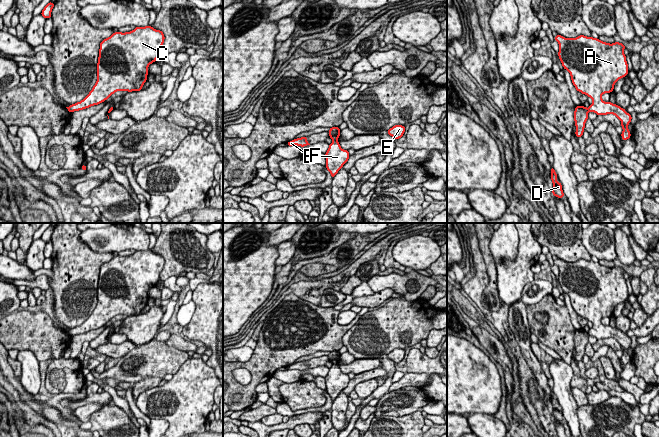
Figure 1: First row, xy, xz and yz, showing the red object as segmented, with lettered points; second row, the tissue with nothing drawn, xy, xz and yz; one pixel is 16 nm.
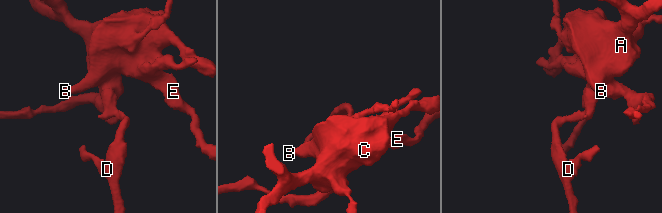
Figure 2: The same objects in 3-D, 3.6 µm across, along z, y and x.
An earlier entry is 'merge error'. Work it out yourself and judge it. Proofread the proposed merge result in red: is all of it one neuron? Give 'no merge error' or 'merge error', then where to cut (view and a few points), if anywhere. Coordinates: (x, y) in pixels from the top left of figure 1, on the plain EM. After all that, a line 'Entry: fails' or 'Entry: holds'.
merge error; cut xz (333, 363), (336, 364)
Entry: holds

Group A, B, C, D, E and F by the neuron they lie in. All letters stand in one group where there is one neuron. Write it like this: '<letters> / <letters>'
A B C E F / D

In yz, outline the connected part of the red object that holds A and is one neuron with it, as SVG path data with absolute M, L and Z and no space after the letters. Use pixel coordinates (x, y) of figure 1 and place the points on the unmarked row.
M557 259L554 264L559 267L557 278L564 293L570 297L576 314L593 324L588 334L597 340L614 338L622 347L622 363L629 363L631 338L617 328L605 326L601 322L604 317L611 317L615 307L629 296L623 276L626 270L619 266L606 267L584 259L577 262Z

